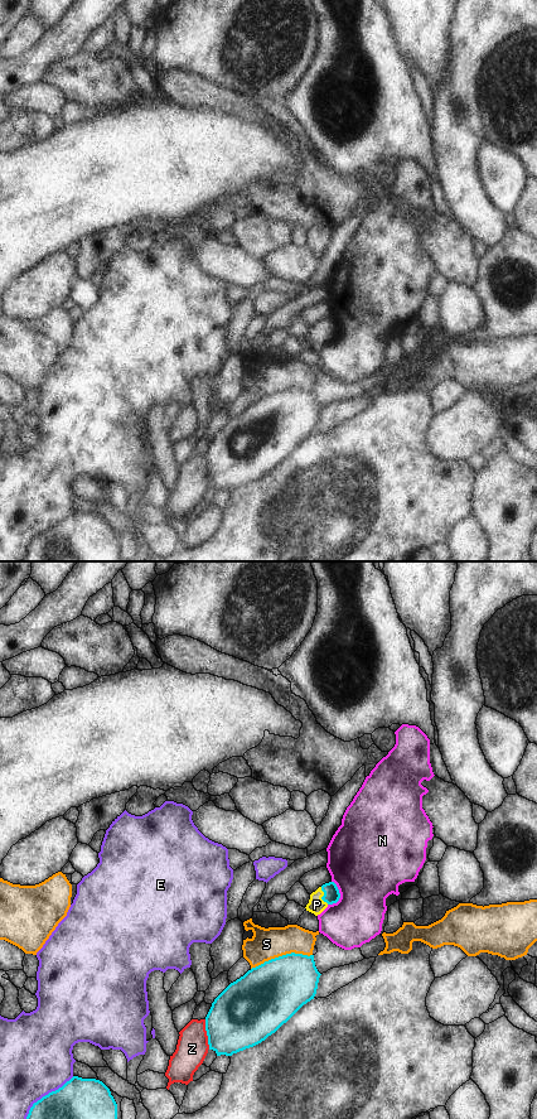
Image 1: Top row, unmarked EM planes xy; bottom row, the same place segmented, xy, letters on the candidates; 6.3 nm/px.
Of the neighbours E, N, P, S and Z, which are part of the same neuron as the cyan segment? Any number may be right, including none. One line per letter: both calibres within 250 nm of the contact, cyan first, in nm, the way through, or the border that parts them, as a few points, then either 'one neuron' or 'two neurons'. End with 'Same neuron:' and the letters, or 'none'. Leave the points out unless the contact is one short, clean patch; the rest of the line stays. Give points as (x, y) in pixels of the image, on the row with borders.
E: 260/460 nm | two neurons
N: 100/440 nm | two neurons
P: 100/100 nm | across xy (332, 895), (323, 896), (317, 905) | one neuron
S: 380/200 nm | two neurons
Z: 400/200 nm | two neurons
Same neuron: P

